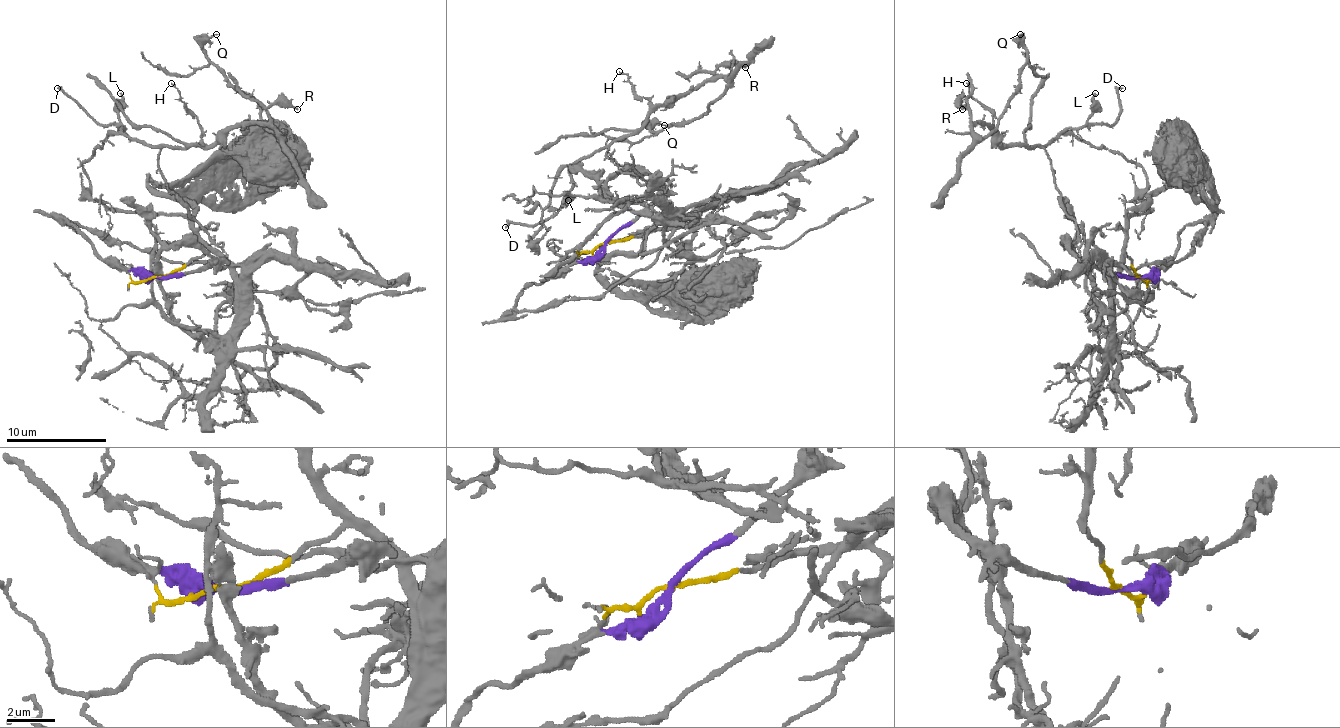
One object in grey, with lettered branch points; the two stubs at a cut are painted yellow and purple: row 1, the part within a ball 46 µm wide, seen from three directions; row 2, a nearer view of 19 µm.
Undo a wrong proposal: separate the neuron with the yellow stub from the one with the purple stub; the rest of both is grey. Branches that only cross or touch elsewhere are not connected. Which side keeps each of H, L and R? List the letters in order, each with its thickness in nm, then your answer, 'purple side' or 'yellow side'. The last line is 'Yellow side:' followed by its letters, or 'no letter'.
H: 130 nm thick; purple side
L: 200 nm thick; purple side
R: 150 nm thick; purple side
Yellow side: no letter

